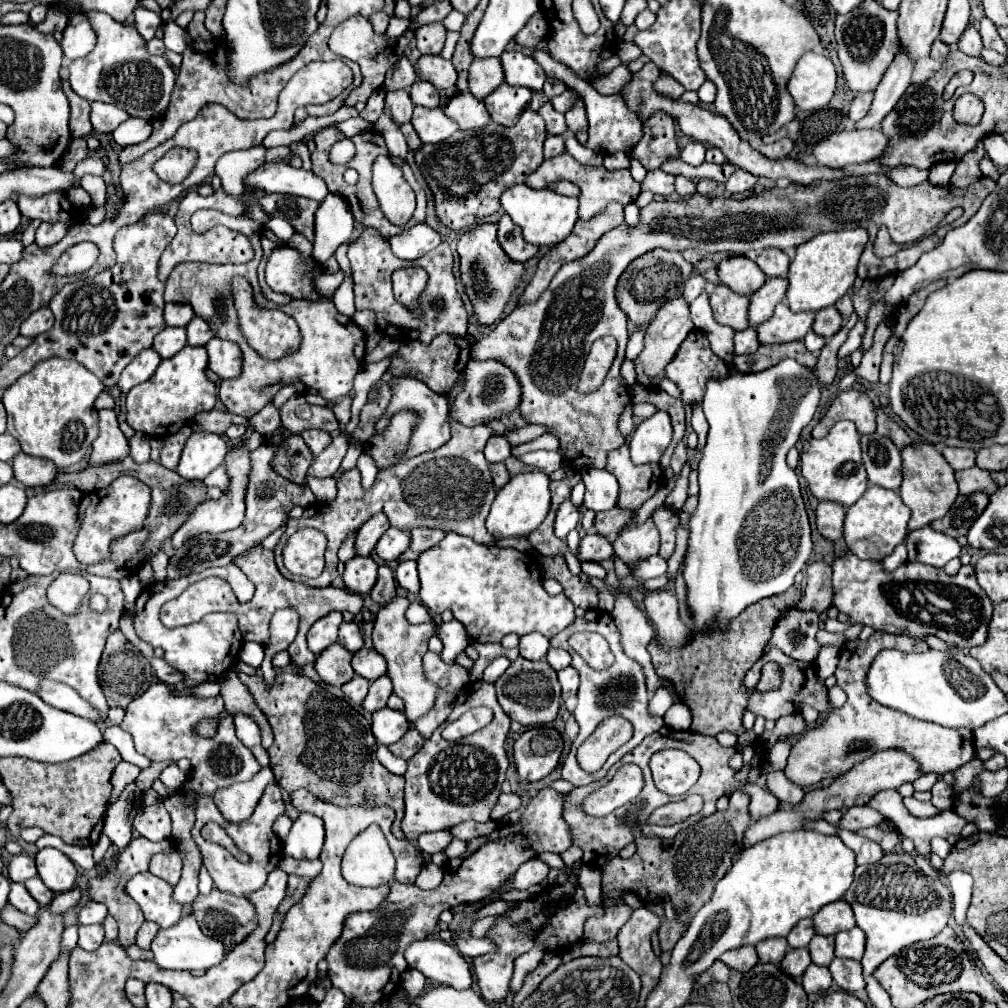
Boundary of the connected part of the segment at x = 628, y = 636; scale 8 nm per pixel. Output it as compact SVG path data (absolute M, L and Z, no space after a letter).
M624 592L616 594L616 606L612 610L612 618L620 632L620 644L624 654L642 664L648 691L653 694L661 682L646 650L648 642L654 638L654 628L650 620L640 608L634 606L630 596L626 596Z

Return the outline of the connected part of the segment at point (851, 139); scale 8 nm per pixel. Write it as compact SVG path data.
M844 130L818 142L814 158L822 166L842 168L848 164L878 160L886 154L888 146L890 140L880 130Z

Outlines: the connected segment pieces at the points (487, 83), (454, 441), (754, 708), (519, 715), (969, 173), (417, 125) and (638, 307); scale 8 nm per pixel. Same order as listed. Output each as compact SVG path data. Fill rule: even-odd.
M476 58L470 66L470 92L478 98L484 100L488 94L492 94L500 84L504 82L504 70L498 58Z
M450 424L450 426L452 426L452 438L444 446L440 446L438 450L402 460L394 464L392 468L378 472L378 478L370 490L362 490L358 468L346 470L338 482L340 496L336 496L332 504L310 506L302 518L288 520L286 532L280 540L282 546L286 544L290 534L306 526L314 526L316 530L324 532L328 538L326 568L322 576L314 580L302 578L300 580L302 584L312 588L330 586L332 580L338 576L336 574L338 546L342 544L348 532L358 530L372 514L378 514L378 512L384 512L390 518L390 524L400 530L438 528L444 532L470 536L474 542L484 546L496 546L496 538L486 530L482 520L488 516L490 504L494 502L494 496L496 496L496 486L492 484L488 462L482 454L486 440L492 436L492 430L488 426L474 426L474 428L466 428L460 424Z
M776 648L768 650L768 652L748 670L748 674L746 674L746 678L744 678L744 684L746 684L748 688L754 688L754 686L756 686L756 680L760 680L760 670L762 670L764 662L768 662L768 660L776 660L776 662L778 662L780 672L782 672L782 684L780 684L778 688L770 690L770 692L752 692L752 696L750 696L750 700L748 700L748 710L750 710L750 712L762 714L764 718L778 720L778 718L782 718L782 716L788 716L788 714L792 714L792 712L798 712L804 704L814 706L818 712L824 712L824 710L828 708L828 696L826 696L822 684L818 682L818 678L816 678L814 674L810 676L810 670L812 670L812 668L804 666L804 662L796 662L796 660L784 656L784 654L782 654L780 650L776 650Z
M518 658L510 664L510 668L496 680L496 694L502 710L510 716L510 720L520 722L522 726L542 726L556 718L560 708L560 684L558 676L546 660L528 662Z
M984 138L976 144L976 148L972 152L968 152L962 160L958 160L958 166L952 174L952 184L958 186L958 188L966 188L970 186L972 182L976 182L978 178L982 178L982 172L978 168L978 162L986 156L986 150L984 150Z
M416 106L414 116L412 116L412 124L414 124L414 130L418 132L418 136L424 144L444 142L446 138L450 138L458 130L458 124L452 122L444 114L442 108Z
M652 250L640 258L636 258L620 276L618 286L616 286L616 300L620 308L628 314L628 318L636 326L646 326L652 316L658 312L658 308L672 298L672 294L680 294L680 286L684 280L692 276L692 264L684 260L680 252L670 252L670 250Z

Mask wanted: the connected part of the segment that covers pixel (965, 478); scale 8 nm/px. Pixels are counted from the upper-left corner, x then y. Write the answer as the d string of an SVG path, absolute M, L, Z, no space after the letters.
M978 466L956 472L956 480L958 480L962 496L970 496L976 492L984 492L984 494L992 496L998 490L998 484L990 478L990 474Z

